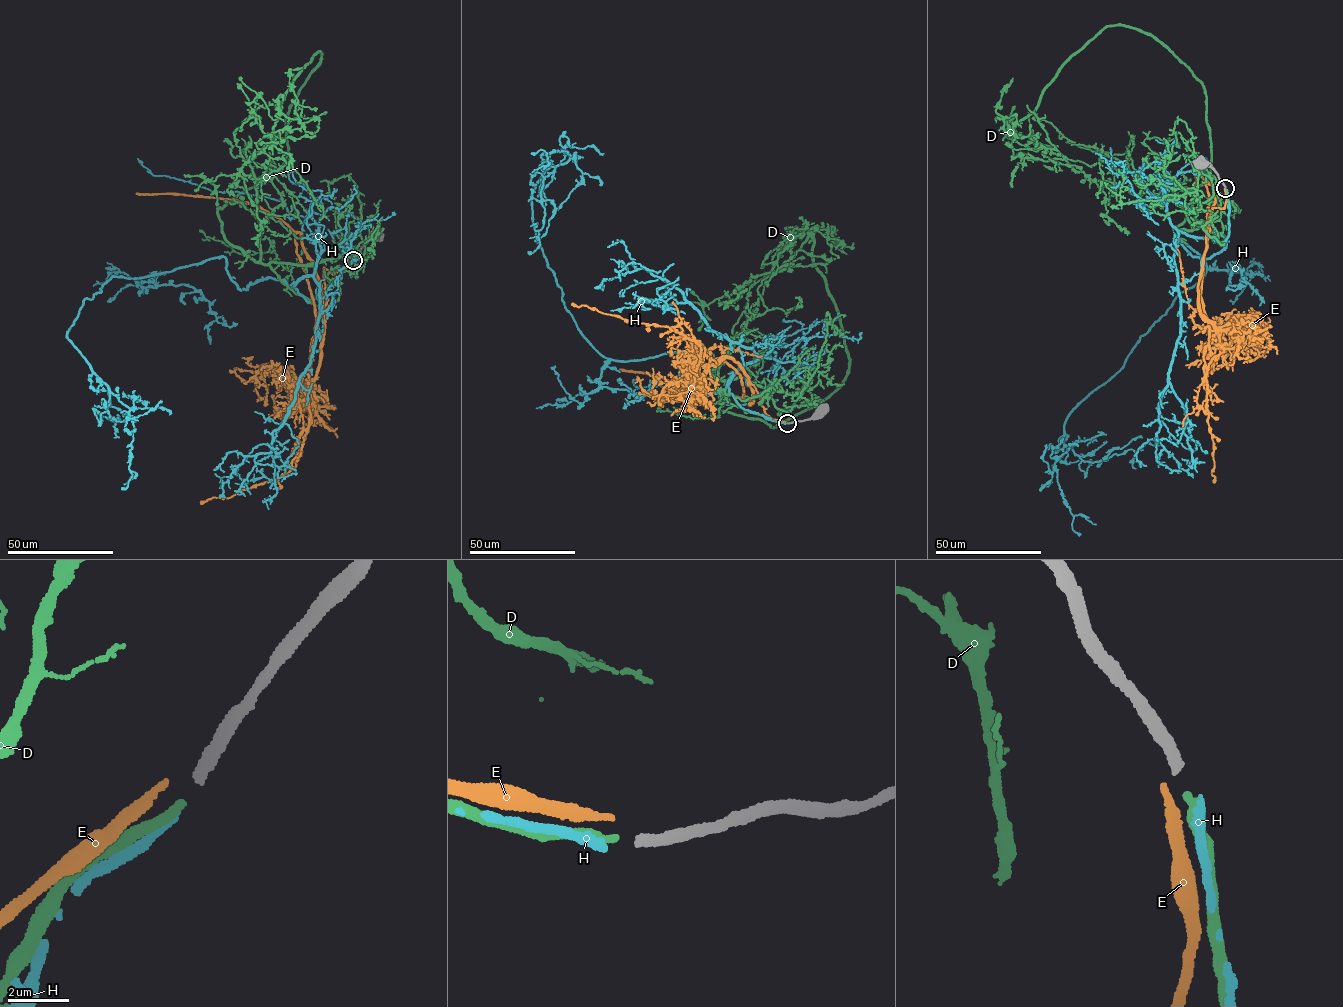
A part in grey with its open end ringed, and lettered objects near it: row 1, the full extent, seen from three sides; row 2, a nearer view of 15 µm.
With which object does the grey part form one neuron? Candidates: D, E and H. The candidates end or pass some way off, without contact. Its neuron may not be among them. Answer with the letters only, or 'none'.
D

